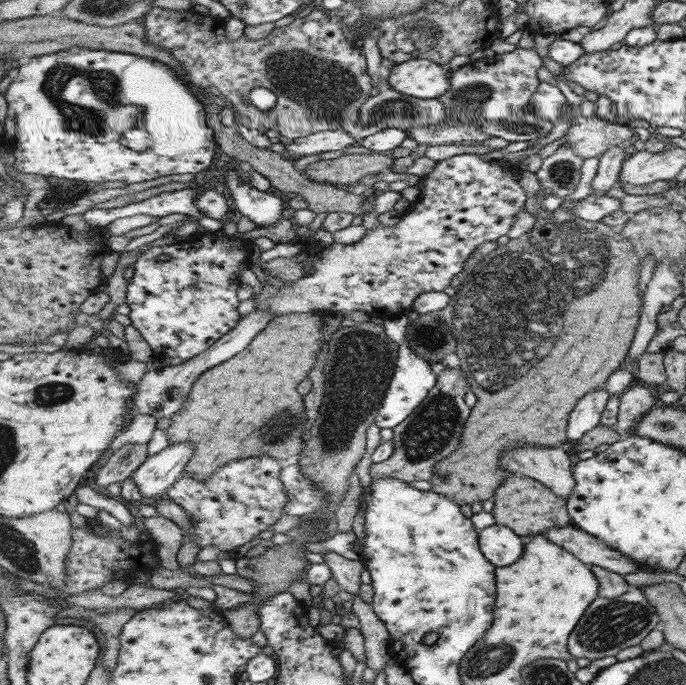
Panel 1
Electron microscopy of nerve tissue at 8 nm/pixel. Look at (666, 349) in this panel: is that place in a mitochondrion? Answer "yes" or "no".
no

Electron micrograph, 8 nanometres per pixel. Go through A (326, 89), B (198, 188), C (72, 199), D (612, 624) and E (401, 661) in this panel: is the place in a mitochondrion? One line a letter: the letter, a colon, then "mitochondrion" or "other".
A: mitochondrion
B: other
C: other
D: mitochondrion
E: other

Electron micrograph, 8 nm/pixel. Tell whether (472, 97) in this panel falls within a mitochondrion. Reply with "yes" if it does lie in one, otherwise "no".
yes

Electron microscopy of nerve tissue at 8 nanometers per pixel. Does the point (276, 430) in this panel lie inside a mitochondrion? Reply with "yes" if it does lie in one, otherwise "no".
yes

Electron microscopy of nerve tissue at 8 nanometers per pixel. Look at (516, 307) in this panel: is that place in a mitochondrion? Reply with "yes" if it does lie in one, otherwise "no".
yes

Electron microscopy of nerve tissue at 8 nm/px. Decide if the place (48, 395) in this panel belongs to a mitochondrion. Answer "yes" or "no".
yes

